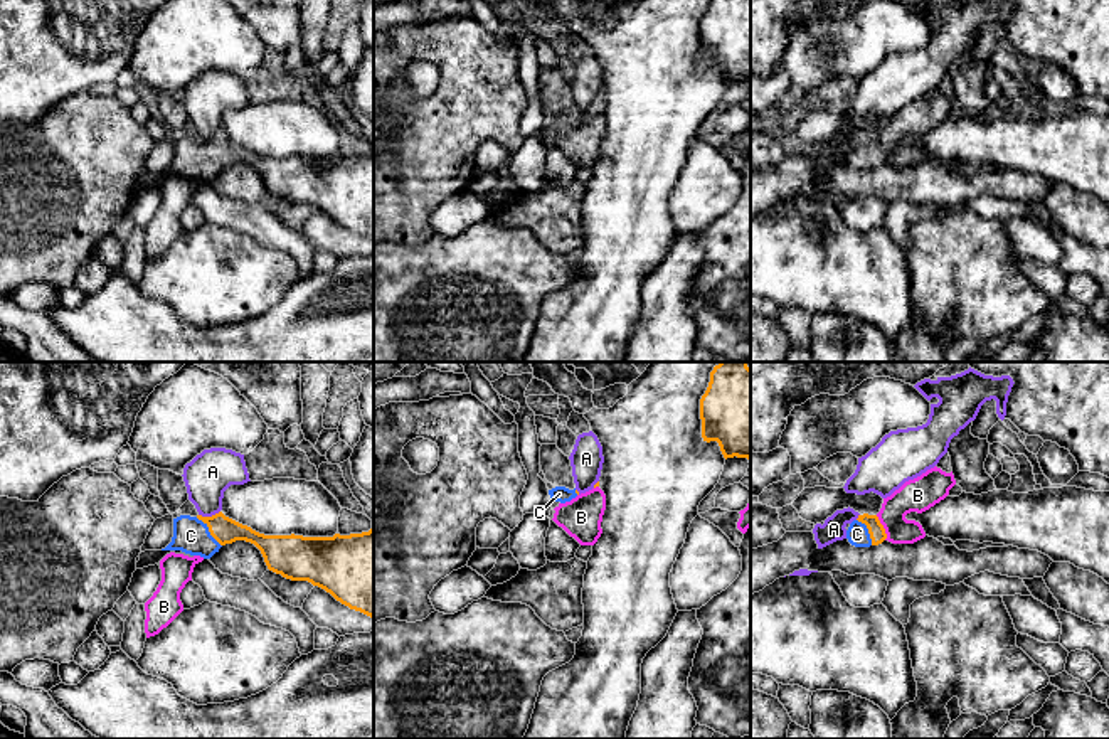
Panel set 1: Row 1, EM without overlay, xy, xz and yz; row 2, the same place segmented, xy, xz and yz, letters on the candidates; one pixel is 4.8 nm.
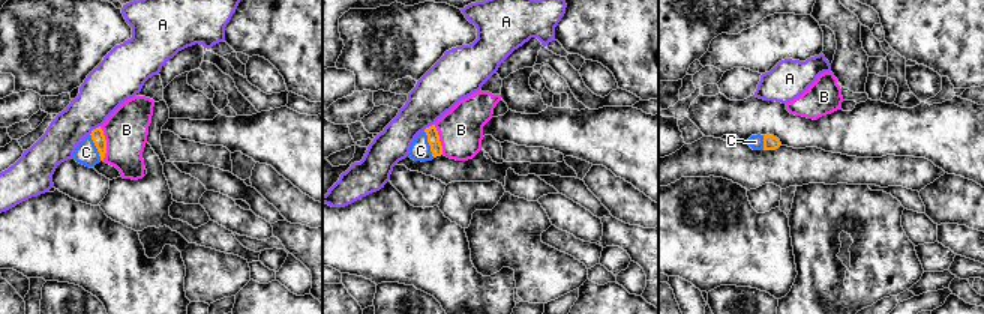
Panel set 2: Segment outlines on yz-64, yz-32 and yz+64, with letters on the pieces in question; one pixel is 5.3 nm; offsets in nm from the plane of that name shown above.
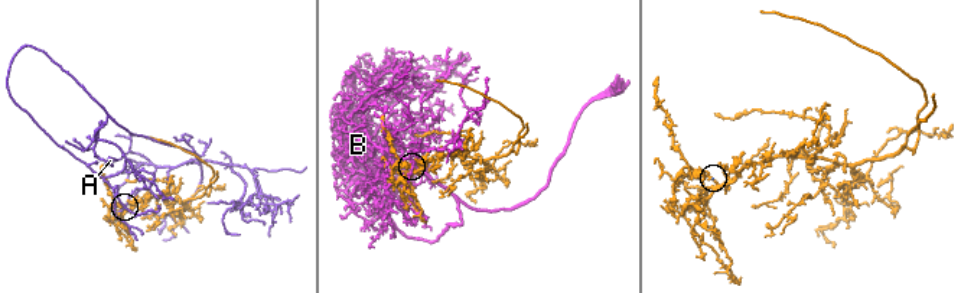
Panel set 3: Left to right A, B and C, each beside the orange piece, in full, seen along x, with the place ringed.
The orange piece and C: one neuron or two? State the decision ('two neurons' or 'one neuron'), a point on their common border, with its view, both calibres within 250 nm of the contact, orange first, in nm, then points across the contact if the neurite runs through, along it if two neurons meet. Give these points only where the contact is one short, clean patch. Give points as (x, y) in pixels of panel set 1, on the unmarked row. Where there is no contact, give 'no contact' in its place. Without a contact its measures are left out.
one neuron | xy (209, 154) | 130/170 nm | across xy (226, 154), (209, 154), (191, 159)

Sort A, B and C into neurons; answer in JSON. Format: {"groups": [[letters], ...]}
{"groups": [["A"], ["B"], ["C"]]}

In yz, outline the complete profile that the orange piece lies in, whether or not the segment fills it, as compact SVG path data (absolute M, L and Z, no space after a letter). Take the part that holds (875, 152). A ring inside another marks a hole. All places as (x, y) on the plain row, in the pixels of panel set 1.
M863 136L850 146L846 162L855 170L870 170L882 167L887 157L877 138Z

